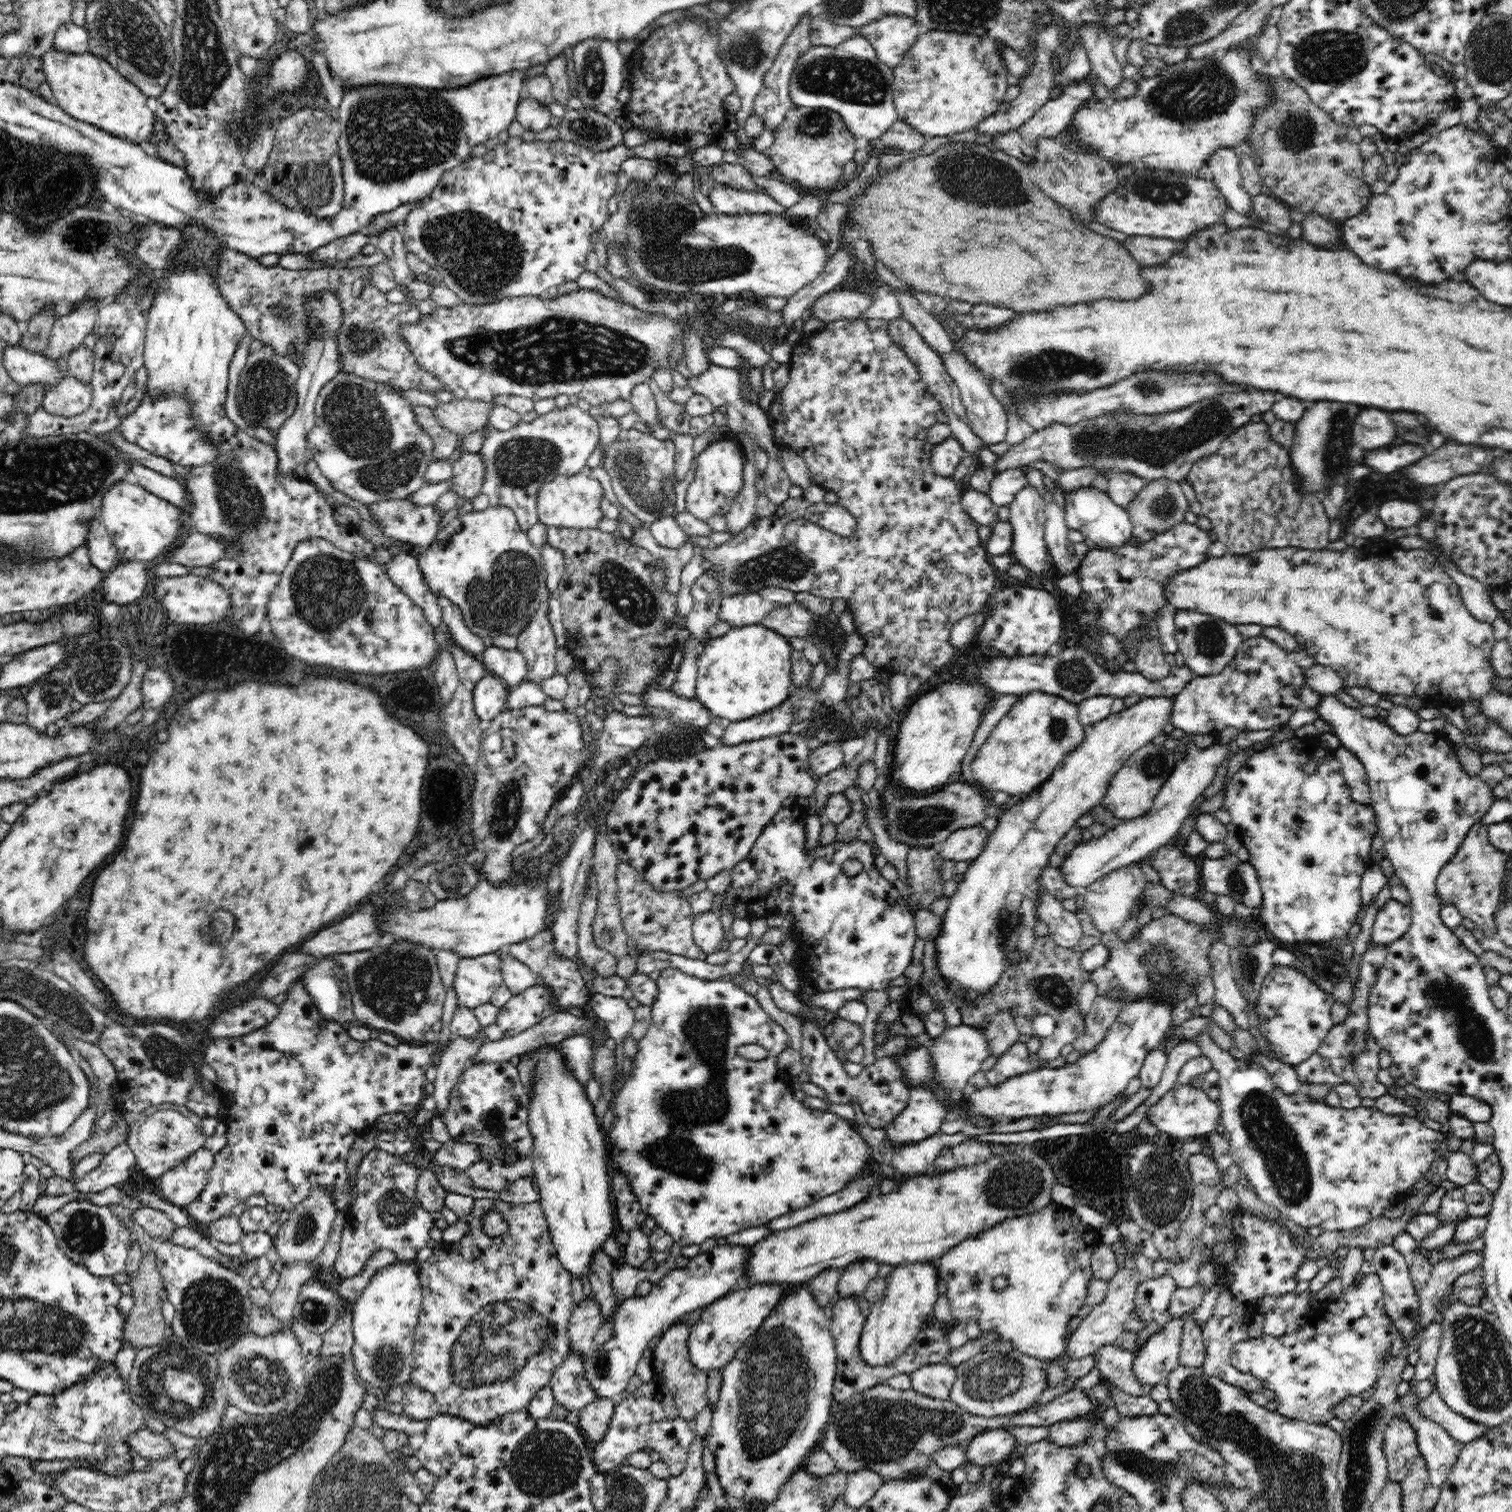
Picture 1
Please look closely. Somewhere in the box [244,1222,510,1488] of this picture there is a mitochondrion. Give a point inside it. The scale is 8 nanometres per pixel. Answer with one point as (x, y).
(387, 1361)

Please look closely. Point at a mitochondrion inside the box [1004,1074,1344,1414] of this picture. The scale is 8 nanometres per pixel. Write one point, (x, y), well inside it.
(1285, 1161)

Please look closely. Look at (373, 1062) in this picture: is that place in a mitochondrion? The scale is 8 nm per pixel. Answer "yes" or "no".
no

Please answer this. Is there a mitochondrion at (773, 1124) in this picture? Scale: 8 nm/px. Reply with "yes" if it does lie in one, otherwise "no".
no

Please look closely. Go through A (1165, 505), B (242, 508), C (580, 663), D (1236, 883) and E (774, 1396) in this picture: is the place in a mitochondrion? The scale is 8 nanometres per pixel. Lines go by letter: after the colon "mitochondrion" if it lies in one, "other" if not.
A: mitochondrion
B: mitochondrion
C: other
D: mitochondrion
E: mitochondrion

